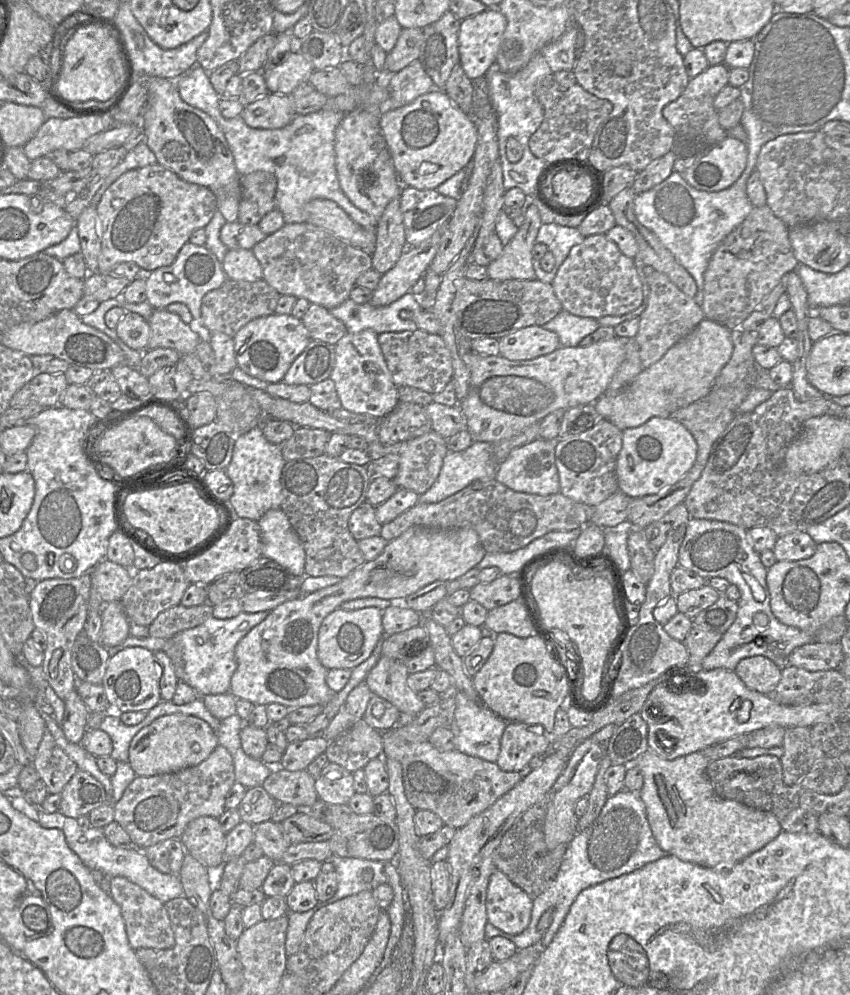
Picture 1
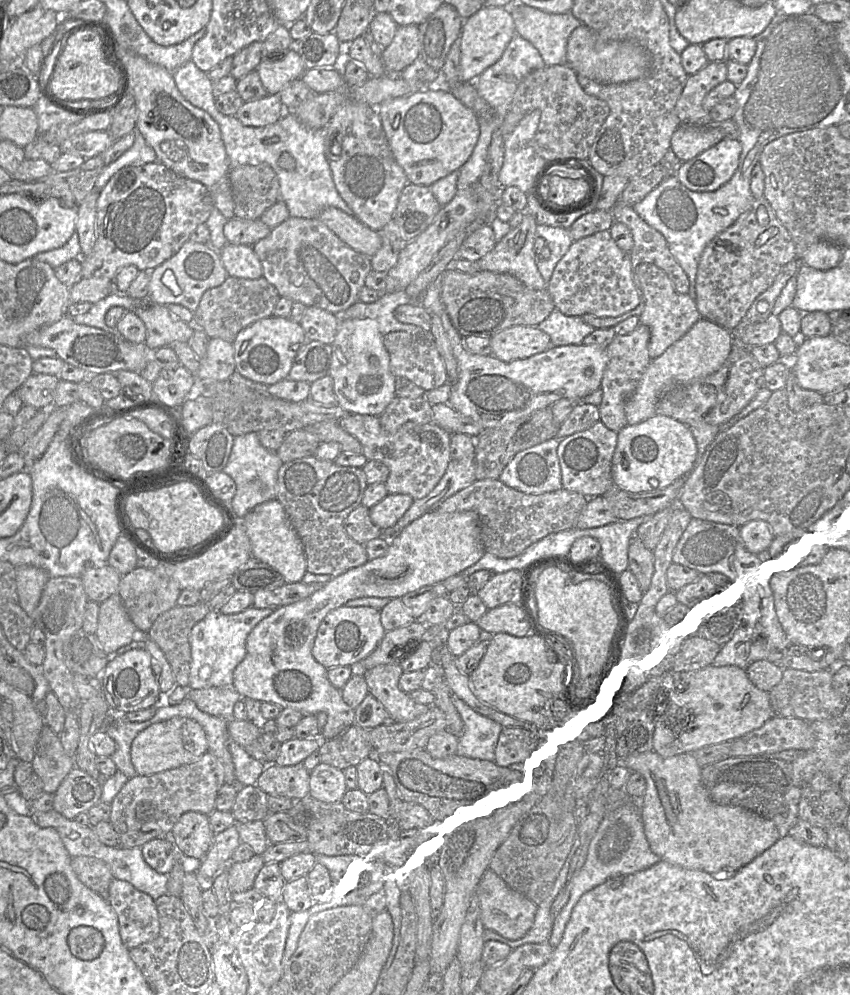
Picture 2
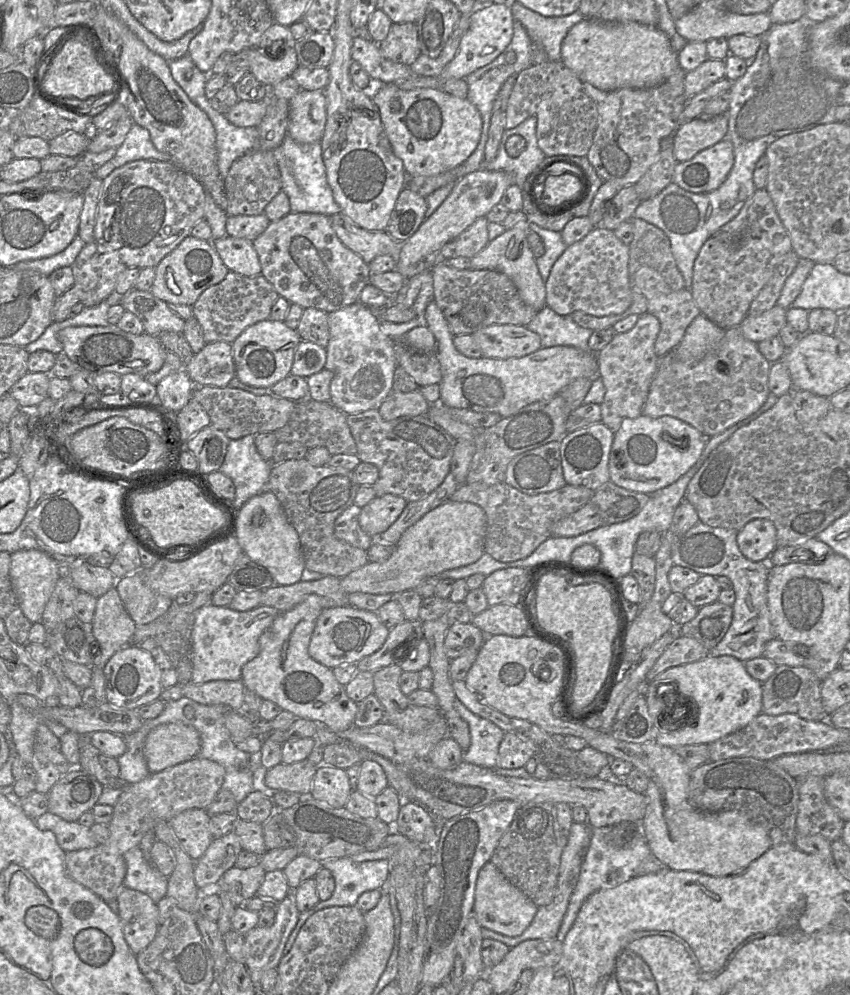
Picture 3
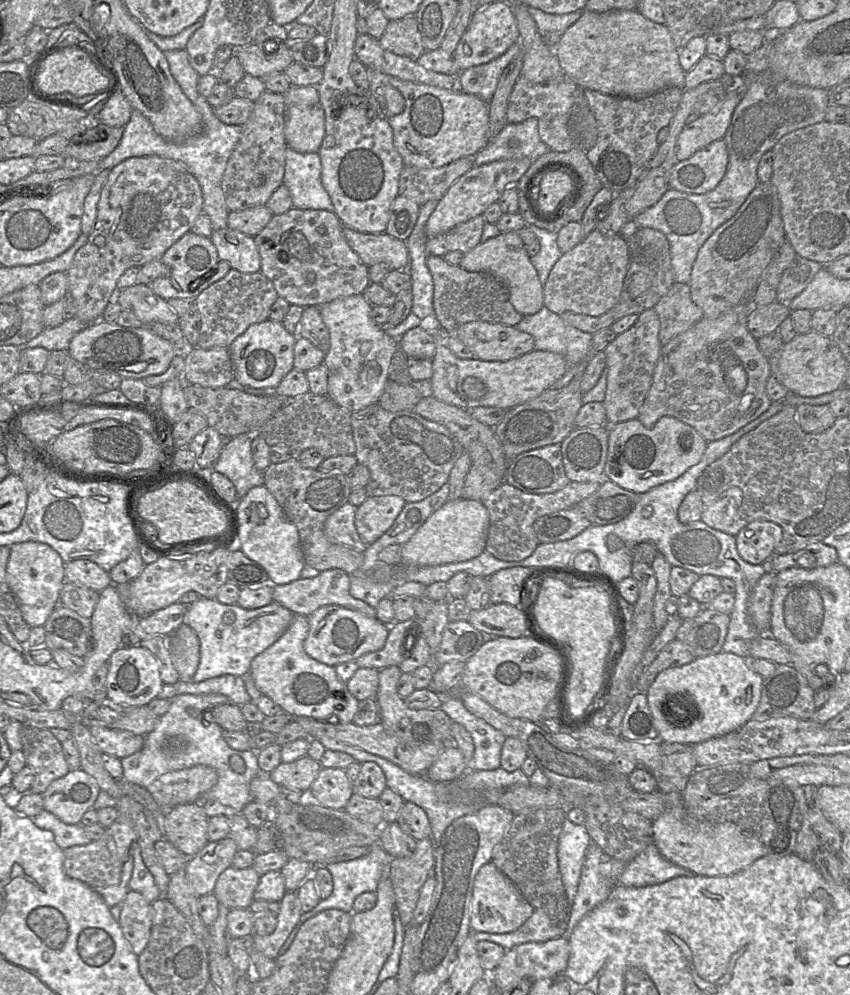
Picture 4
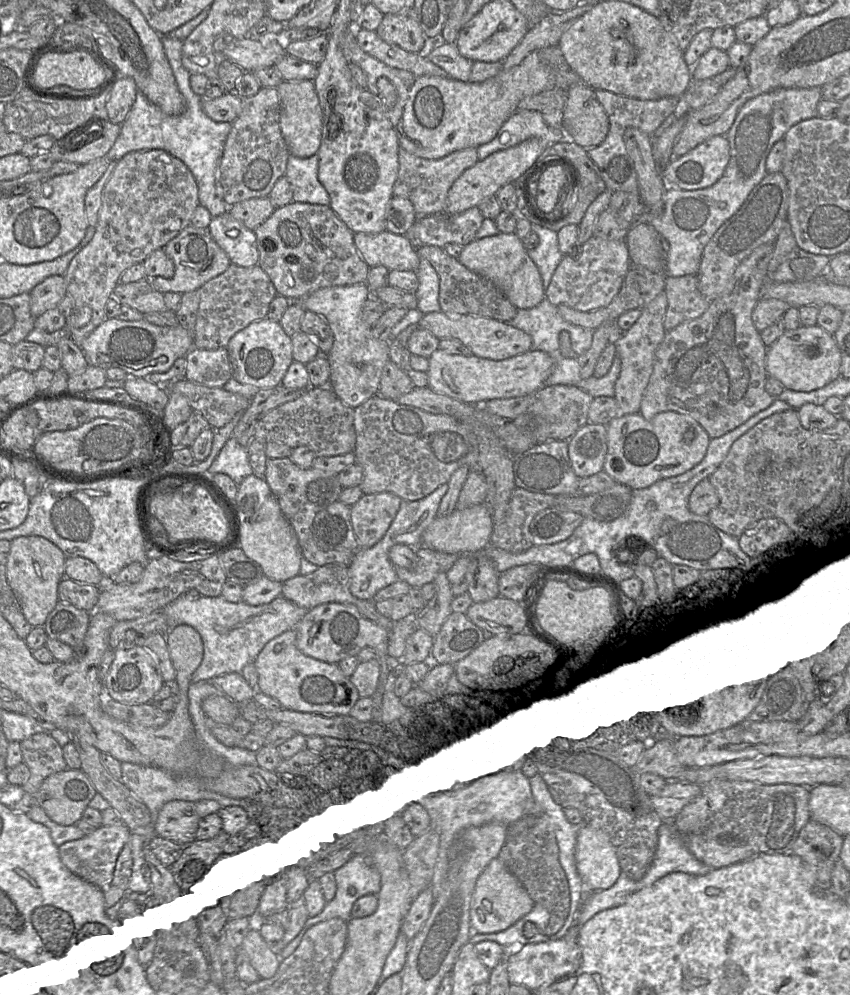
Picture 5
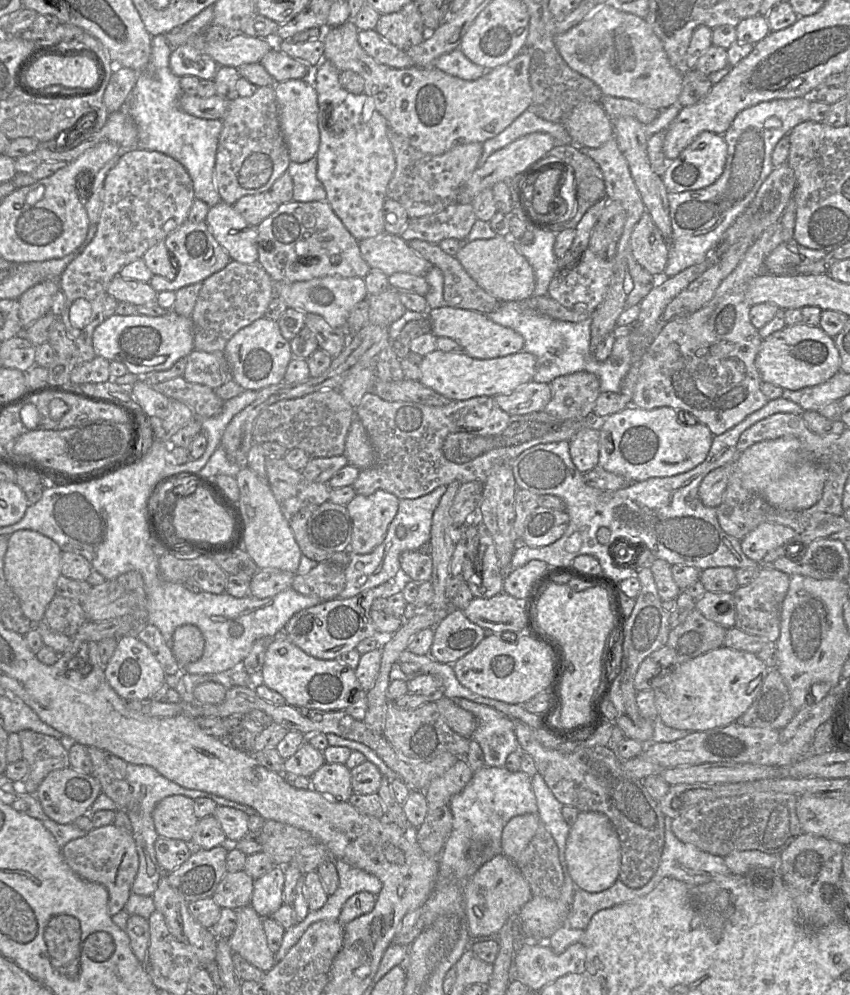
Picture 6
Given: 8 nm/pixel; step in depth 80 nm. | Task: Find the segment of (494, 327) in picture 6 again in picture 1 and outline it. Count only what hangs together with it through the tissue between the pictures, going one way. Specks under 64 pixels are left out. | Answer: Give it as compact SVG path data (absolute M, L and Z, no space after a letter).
M527 326L499 339L500 356L510 361L532 360L560 347L555 332L542 326Z

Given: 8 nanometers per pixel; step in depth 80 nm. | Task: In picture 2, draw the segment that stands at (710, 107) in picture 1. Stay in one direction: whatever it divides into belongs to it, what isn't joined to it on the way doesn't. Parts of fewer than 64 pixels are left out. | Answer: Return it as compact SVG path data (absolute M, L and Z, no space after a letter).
M719 61L708 62L700 71L688 76L675 106L681 124L710 126L716 123L704 109L703 100L713 88L728 80L727 75L727 62Z

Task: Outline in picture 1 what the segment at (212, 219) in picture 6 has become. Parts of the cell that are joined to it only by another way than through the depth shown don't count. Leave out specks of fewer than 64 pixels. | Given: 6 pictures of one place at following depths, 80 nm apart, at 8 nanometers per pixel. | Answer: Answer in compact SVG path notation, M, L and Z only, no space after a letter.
M229 249L222 268L227 279L230 280L255 282L263 279L261 264L252 250Z

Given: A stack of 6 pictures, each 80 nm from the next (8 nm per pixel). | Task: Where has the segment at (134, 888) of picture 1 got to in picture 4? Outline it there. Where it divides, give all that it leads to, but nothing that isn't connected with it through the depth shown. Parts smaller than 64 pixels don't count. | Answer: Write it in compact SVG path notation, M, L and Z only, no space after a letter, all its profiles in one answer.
M128 891L121 903L119 924L133 952L139 956L147 946L152 927L153 909L143 895Z

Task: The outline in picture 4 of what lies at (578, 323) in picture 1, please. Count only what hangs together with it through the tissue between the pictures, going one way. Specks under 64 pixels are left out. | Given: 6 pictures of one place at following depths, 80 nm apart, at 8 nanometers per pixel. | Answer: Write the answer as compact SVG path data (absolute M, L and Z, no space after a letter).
M545 306L533 315L523 316L522 320L515 327L534 338L534 350L557 353L565 358L568 368L564 375L551 388L560 389L566 387L576 375L576 365L588 359L591 355L592 334L583 332L567 324L558 314L550 311Z

